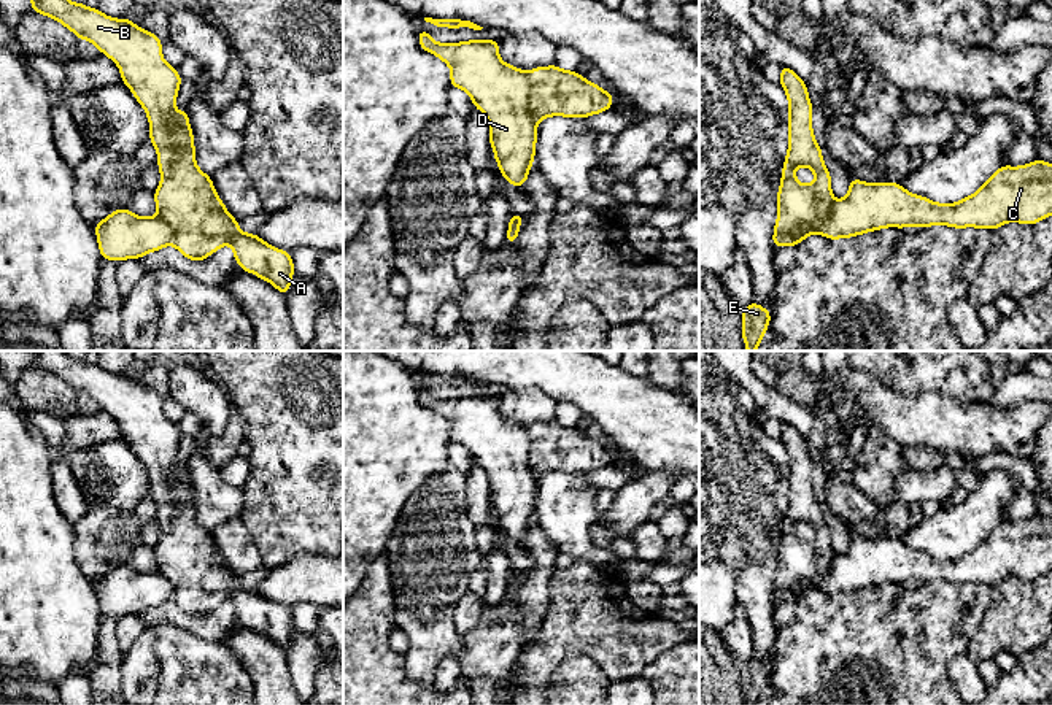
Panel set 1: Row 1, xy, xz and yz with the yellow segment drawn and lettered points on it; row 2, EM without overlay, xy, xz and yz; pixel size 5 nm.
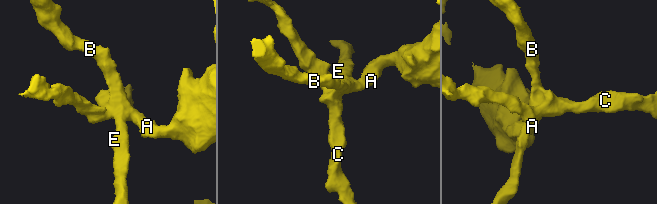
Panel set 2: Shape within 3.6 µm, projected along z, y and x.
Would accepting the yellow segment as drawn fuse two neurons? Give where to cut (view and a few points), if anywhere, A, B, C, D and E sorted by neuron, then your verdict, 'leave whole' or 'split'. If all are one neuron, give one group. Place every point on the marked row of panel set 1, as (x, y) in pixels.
xz (525, 72), (529, 113), (537, 121) | A B E / C D | split

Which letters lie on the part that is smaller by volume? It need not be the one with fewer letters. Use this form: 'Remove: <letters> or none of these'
Remove: C, D

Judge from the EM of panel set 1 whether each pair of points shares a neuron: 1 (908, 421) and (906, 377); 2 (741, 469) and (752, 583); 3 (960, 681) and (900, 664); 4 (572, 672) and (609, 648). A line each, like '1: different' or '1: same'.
1: different
2: same
3: different
4: different

